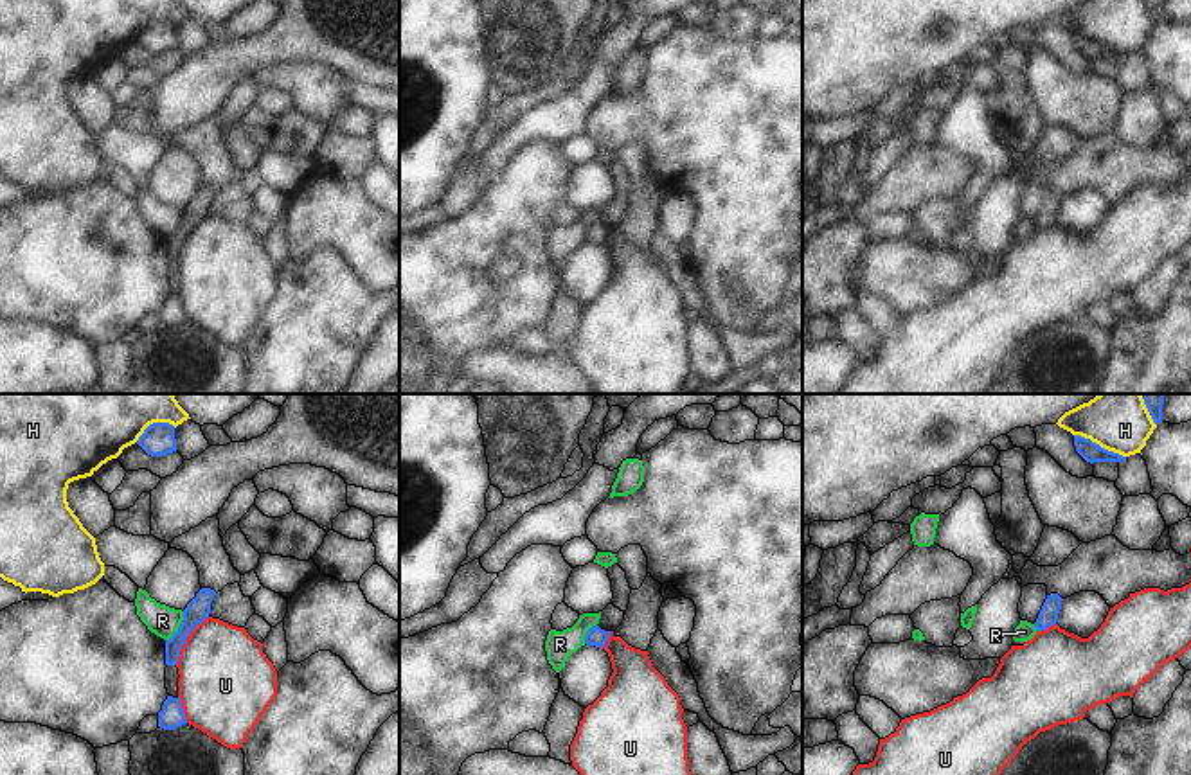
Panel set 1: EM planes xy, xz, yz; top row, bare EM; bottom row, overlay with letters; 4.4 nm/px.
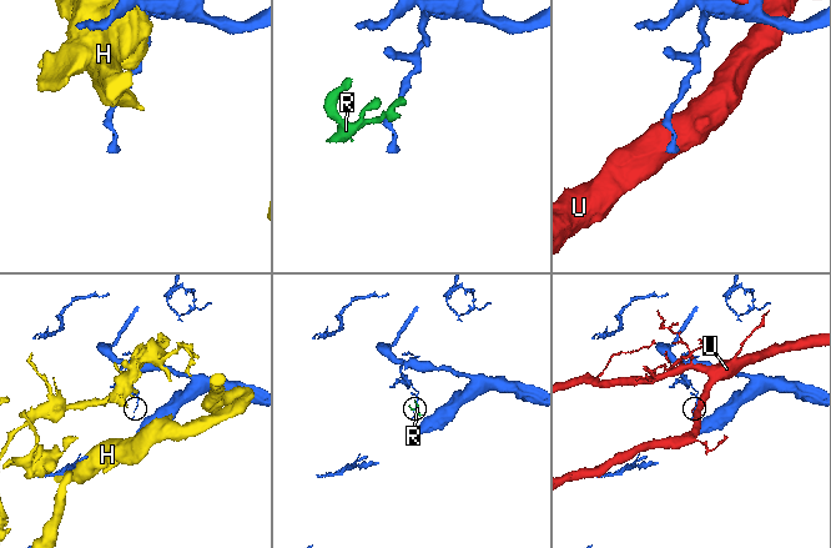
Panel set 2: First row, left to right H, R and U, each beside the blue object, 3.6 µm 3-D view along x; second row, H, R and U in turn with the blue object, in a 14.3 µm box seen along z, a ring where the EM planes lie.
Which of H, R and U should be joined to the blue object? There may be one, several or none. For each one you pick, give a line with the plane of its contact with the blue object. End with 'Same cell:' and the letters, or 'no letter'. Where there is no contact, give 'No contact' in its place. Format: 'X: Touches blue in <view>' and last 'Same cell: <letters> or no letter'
Same cell: no letter

